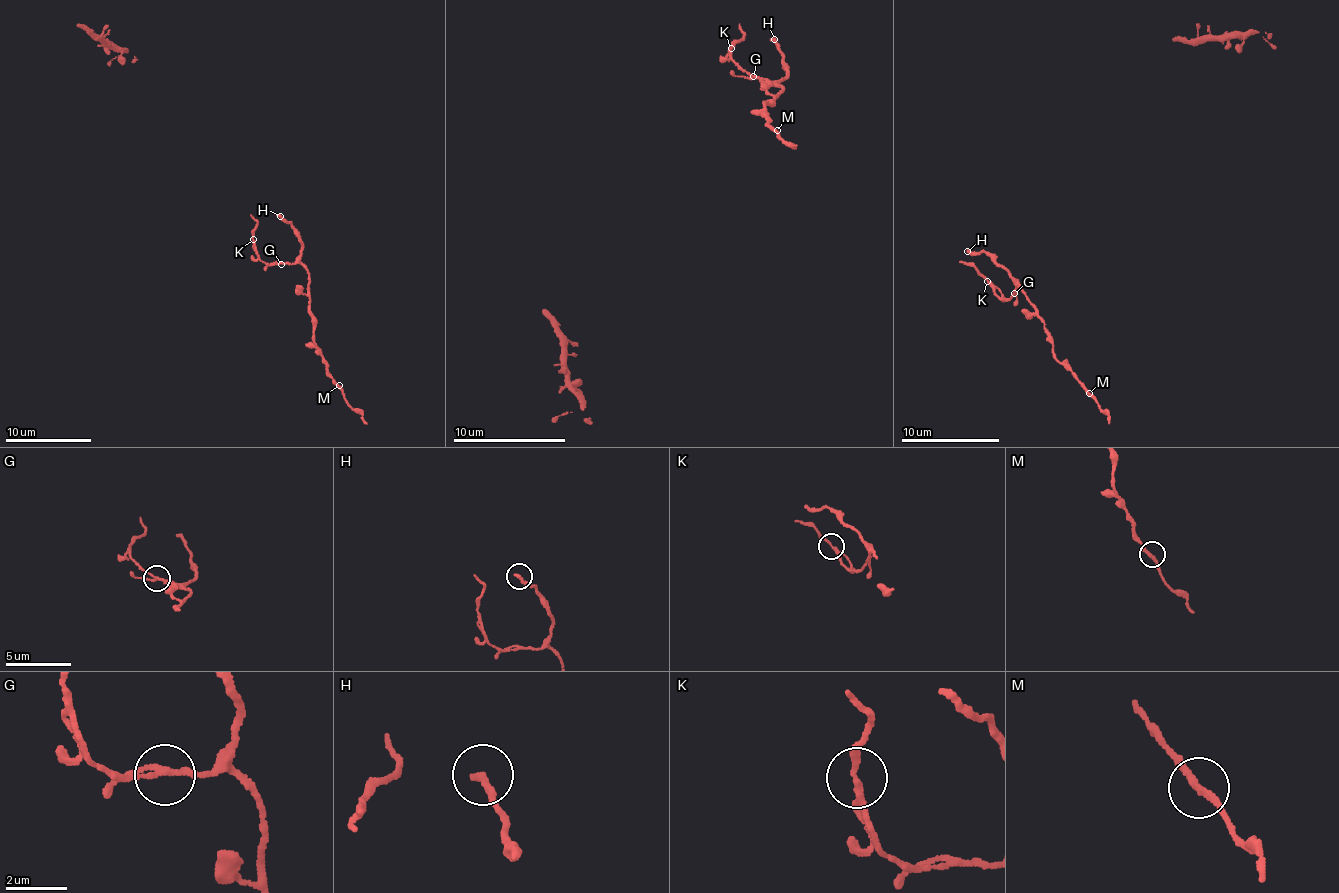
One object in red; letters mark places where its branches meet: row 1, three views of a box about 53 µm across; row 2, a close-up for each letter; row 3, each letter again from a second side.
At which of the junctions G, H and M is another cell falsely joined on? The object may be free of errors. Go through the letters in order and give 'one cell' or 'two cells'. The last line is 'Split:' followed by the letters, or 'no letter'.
G: two cells
H: one cell
M: one cell
Split: G

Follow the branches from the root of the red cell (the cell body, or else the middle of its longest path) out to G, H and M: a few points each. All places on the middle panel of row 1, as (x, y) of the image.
G: (739, 27), (743, 36), (728, 50), (729, 58), (753, 77)
H: (739, 27), (743, 36), (728, 50), (729, 58), (742, 70), (774, 83), (784, 75), (787, 66), (774, 39)
M: (739, 27), (743, 36), (728, 50), (729, 58), (784, 89), (764, 101), (761, 113), (777, 130)

